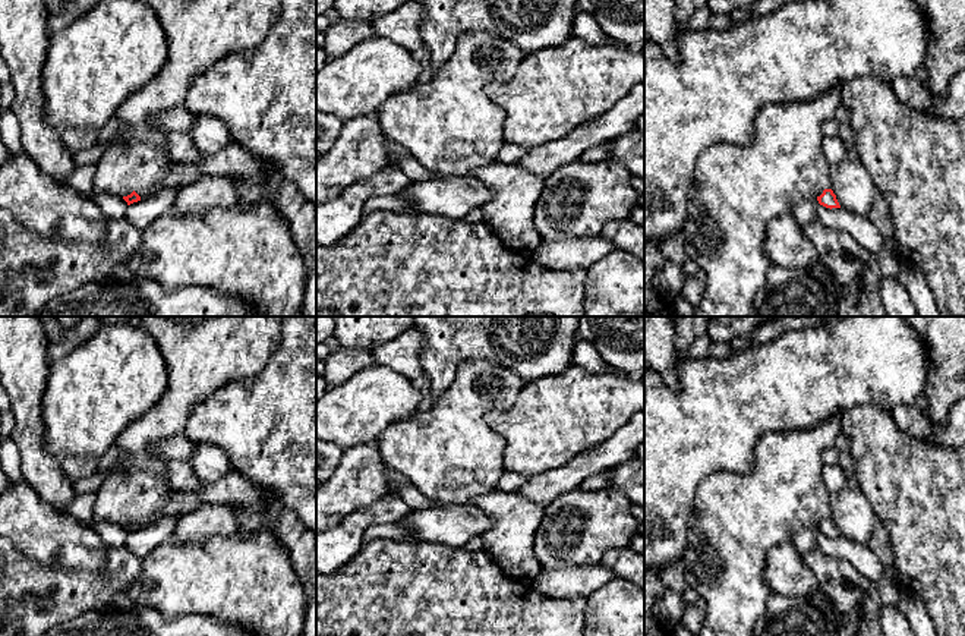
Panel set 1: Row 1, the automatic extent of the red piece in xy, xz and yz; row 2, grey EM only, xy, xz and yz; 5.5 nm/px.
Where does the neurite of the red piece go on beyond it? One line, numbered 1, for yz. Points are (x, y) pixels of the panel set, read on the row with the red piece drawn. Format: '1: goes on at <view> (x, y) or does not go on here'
1: does not go on here

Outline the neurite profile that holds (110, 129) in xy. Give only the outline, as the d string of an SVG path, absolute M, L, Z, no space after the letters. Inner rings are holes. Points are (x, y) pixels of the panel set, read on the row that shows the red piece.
M114 116L101 130L98 136L98 144L110 141L119 130L119 120Z

